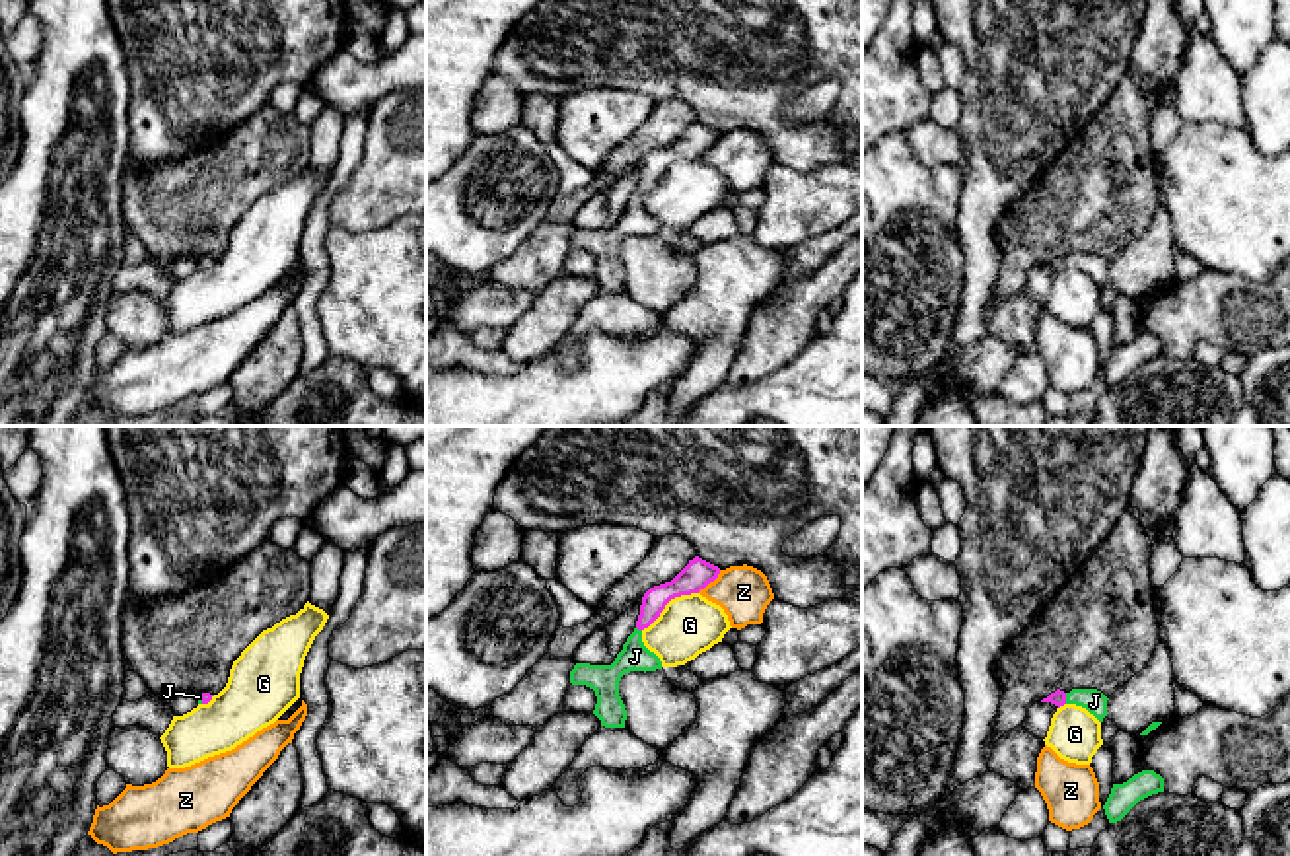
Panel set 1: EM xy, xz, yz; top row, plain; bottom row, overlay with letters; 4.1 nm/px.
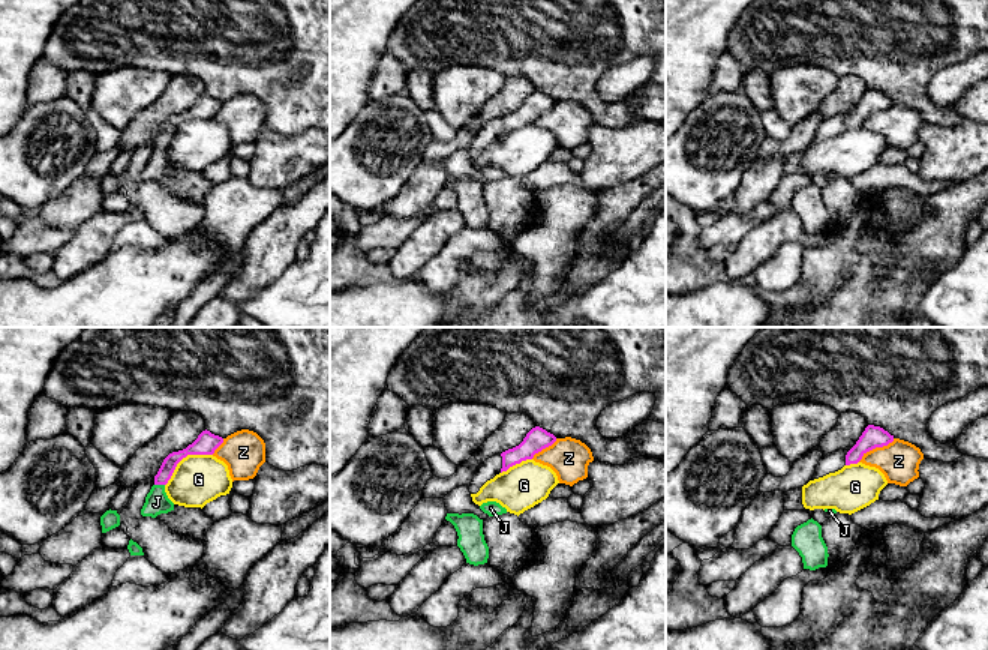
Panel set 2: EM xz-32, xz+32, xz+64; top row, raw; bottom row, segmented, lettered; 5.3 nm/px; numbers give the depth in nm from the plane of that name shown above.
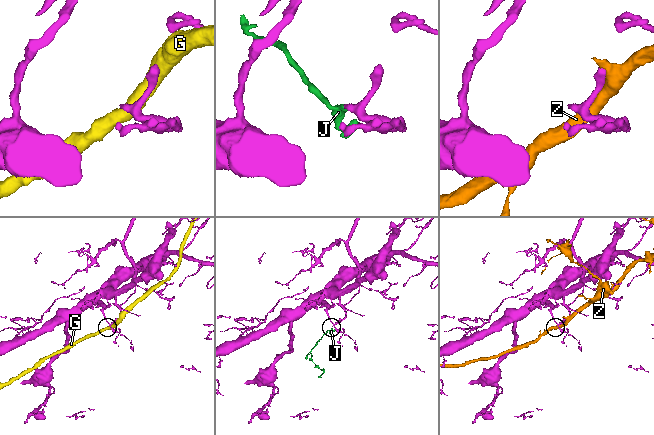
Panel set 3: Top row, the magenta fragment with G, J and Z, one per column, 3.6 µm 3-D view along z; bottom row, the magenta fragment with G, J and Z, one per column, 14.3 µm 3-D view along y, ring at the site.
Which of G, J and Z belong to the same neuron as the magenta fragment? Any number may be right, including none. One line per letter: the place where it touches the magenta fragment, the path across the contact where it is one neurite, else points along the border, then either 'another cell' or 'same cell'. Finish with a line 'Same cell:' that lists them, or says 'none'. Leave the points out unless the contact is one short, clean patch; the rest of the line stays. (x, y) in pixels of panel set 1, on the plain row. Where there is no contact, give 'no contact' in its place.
G: meets magenta in xz at (668, 166); another cell
J: meets magenta in yz at (1065, 263); runs through yz (1059, 261), (1065, 263), (1094, 265); same cell
Z: meets magenta in xz at (709, 146); another cell
Same cell: J

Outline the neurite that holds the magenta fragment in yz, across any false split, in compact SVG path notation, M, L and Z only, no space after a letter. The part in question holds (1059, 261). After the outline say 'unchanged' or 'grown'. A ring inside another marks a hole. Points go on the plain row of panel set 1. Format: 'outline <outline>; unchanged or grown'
outline M1057 253L1041 267L1051 267L1058 272L1064 268L1076 268L1076 270L1086 272L1099 286L1103 286L1103 282L1107 280L1107 265L1109 263L1097 253L1072 253L1070 257Z; grown

